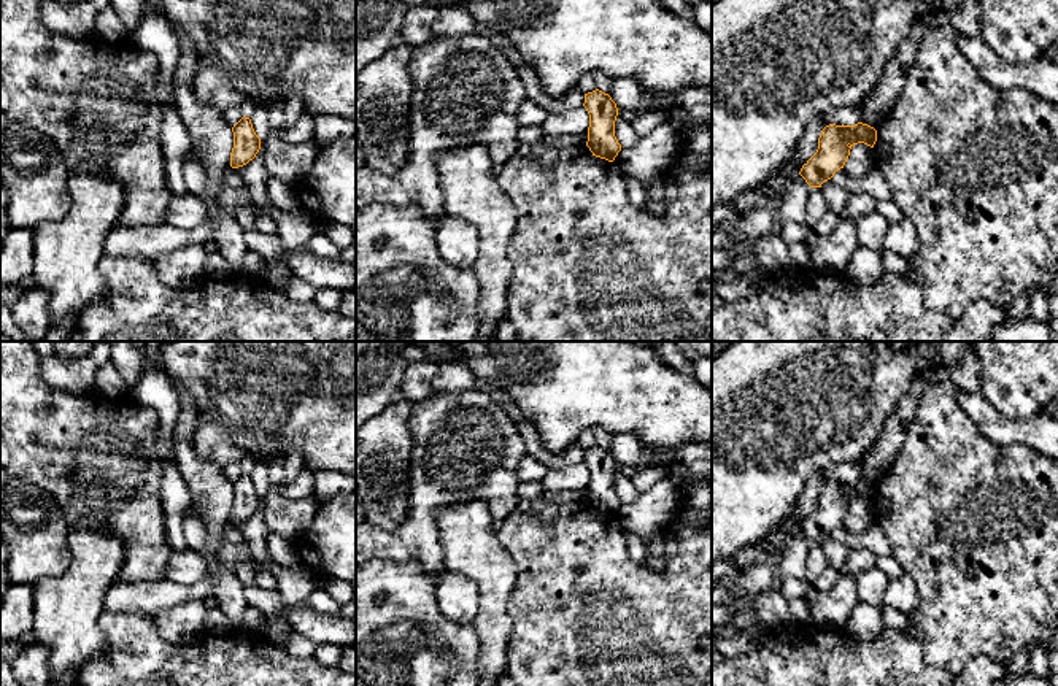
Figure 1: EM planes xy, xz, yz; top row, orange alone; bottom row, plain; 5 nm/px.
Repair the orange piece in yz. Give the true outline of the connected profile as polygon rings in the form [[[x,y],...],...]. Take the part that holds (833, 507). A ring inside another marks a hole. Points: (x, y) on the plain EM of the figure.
[[[829,480],[820,489],[817,508],[802,521],[799,530],[810,543],[821,543],[844,524],[853,500],[864,499],[874,503],[875,497],[877,486],[867,480]]]

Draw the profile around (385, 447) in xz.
[[[404,399],[389,403],[356,432],[356,492],[364,518],[394,529],[408,510],[408,465],[415,453],[410,416],[415,403]]]

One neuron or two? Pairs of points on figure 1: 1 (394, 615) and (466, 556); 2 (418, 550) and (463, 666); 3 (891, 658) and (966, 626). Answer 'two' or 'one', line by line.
1: two
2: two
3: two

